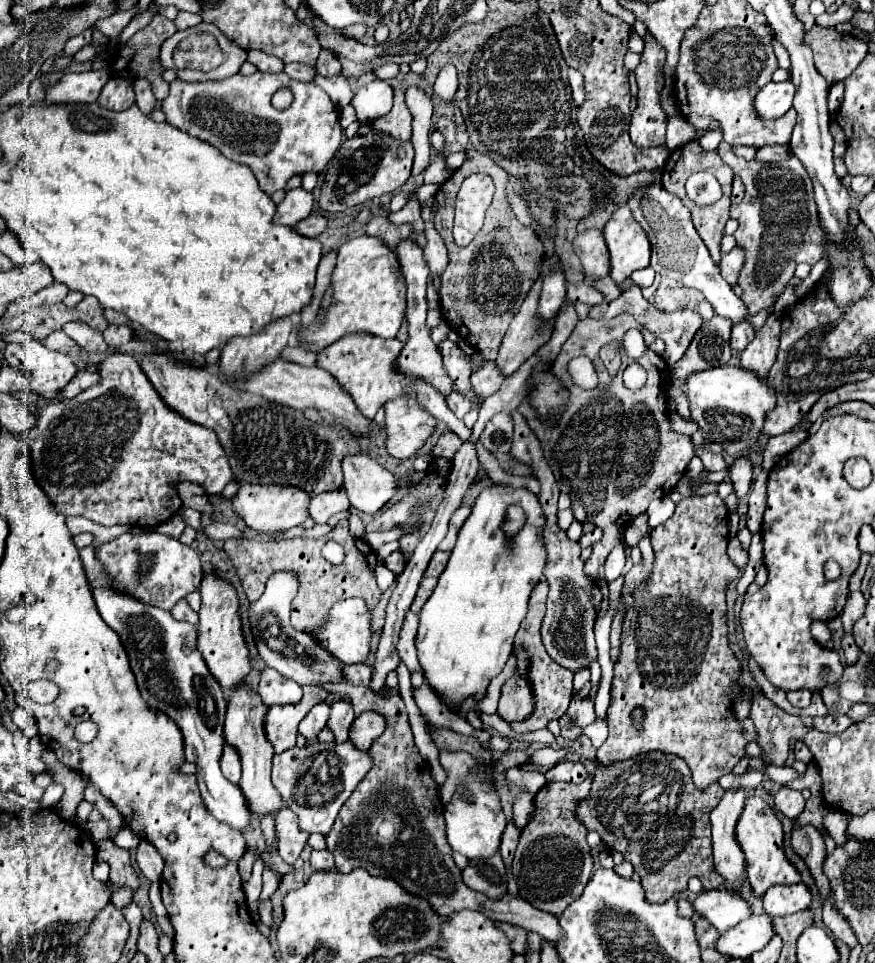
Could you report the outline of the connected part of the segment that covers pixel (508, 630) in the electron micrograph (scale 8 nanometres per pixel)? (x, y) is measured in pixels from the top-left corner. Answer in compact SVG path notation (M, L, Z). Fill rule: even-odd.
M494 484L486 486L478 496L478 500L474 502L472 514L468 516L468 520L464 522L458 534L458 542L450 554L450 560L442 576L438 578L438 586L434 588L432 596L428 598L428 602L422 606L418 614L420 626L416 634L416 648L418 648L418 660L424 674L424 682L440 696L444 706L452 712L458 712L468 696L480 702L486 696L490 680L502 672L508 656L512 654L514 636L520 628L520 622L526 616L530 592L544 572L546 554L544 554L542 538L538 536L542 524L544 524L544 516L540 510L540 502L532 492L524 488L512 490ZM510 504L522 506L528 516L524 528L514 538L506 538L500 528Z

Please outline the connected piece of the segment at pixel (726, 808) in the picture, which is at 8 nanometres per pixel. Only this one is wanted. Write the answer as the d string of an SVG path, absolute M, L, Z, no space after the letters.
M732 786L726 790L724 798L712 812L712 842L714 842L714 866L716 872L724 878L724 888L730 892L742 890L746 882L746 864L744 854L736 842L734 828L744 808L746 790Z

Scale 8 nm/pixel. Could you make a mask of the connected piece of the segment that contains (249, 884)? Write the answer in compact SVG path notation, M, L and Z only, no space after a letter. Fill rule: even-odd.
M250 848L250 852L256 854L256 864L254 864L252 876L244 882L244 894L247 903L258 900L262 890L262 858L260 858L260 852L258 850Z

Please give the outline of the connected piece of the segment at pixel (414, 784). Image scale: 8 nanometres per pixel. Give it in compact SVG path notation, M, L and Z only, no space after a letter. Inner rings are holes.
M343 683L326 684L322 689L346 694L356 716L366 710L374 710L386 718L386 730L368 750L372 768L360 786L356 786L348 802L344 802L332 830L324 836L326 850L330 850L336 860L336 870L350 872L354 868L364 868L374 876L396 880L412 894L428 898L430 906L438 914L448 916L458 910L478 910L494 922L516 924L540 934L542 940L556 942L556 938L560 938L560 924L556 922L556 916L534 908L530 902L524 902L510 892L498 900L490 900L484 894L468 890L460 880L460 870L452 860L452 848L446 840L446 824L442 818L444 804L440 802L438 784L430 774L430 764L422 758L414 744L400 688L394 686L386 694L376 694L362 685Z

